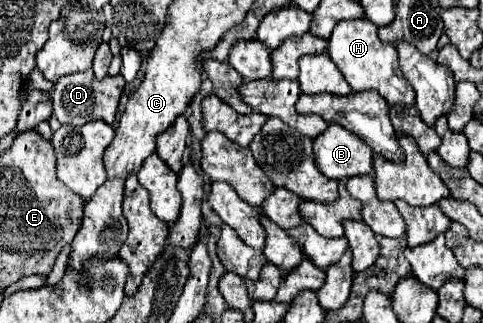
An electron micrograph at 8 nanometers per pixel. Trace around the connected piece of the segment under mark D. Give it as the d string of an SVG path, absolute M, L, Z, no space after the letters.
M92 68L84 70L84 72L74 72L74 74L62 76L56 80L54 94L52 94L54 116L60 120L60 124L72 124L72 126L82 126L82 124L86 124L90 120L98 120L98 118L112 124L124 84L126 84L126 80L122 78L122 74L106 76L106 78L98 80L94 76Z

